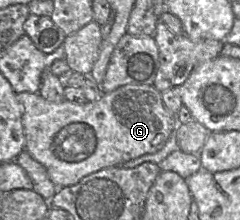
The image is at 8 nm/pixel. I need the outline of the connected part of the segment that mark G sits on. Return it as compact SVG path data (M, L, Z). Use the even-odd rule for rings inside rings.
M124 85L93 102L76 104L45 100L39 93L16 94L23 107L25 150L47 170L58 188L145 154L159 151L178 126L177 115L164 105L153 85Z

